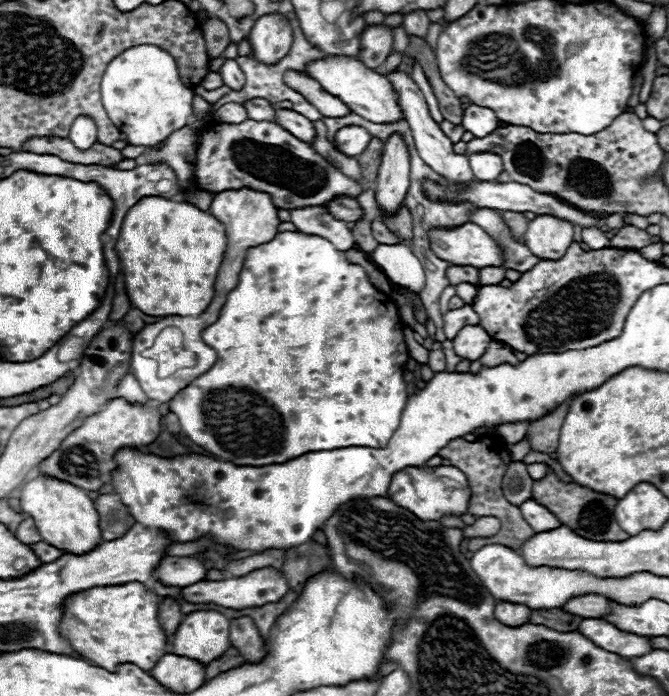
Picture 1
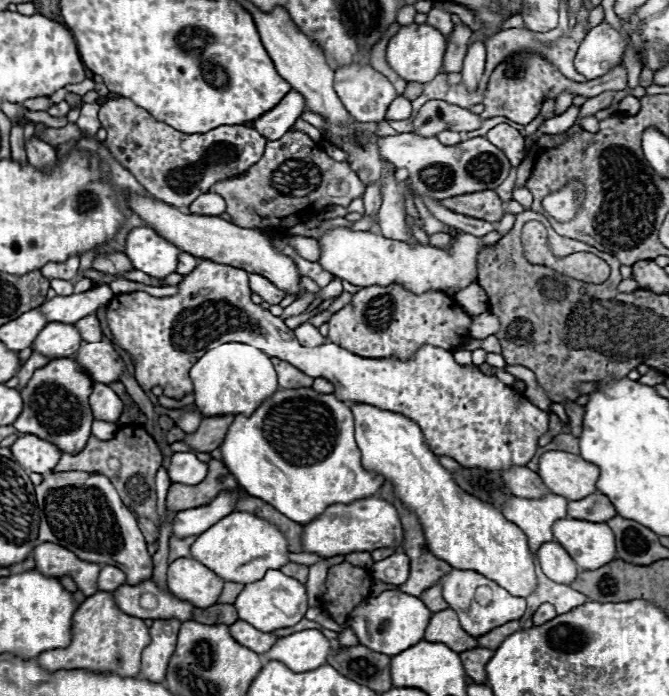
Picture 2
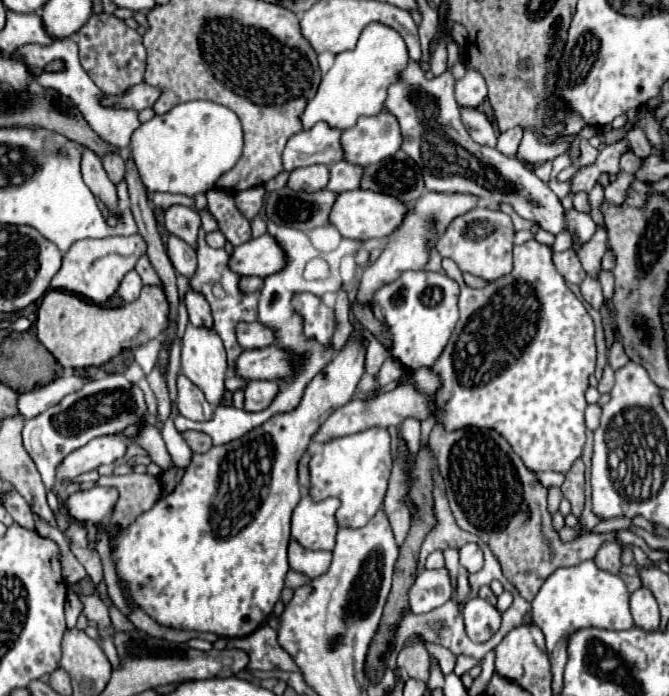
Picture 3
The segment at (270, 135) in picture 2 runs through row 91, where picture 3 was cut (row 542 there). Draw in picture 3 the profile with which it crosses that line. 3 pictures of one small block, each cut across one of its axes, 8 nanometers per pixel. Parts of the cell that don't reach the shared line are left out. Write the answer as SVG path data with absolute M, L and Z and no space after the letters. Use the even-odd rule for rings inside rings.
M292 540L288 548L288 560L294 572L300 572L308 578L316 578L332 562L332 552L308 552L306 548L300 548L300 544Z

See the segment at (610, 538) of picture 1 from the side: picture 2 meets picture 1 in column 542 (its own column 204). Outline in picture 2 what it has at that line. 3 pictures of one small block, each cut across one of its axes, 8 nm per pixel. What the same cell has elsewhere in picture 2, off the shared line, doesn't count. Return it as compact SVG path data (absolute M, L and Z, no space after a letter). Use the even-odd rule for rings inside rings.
M212 458L208 462L208 474L206 478L196 486L186 484L172 484L166 496L166 508L172 512L198 508L204 504L210 504L220 492L234 492L240 490L234 476L228 472L228 468Z

